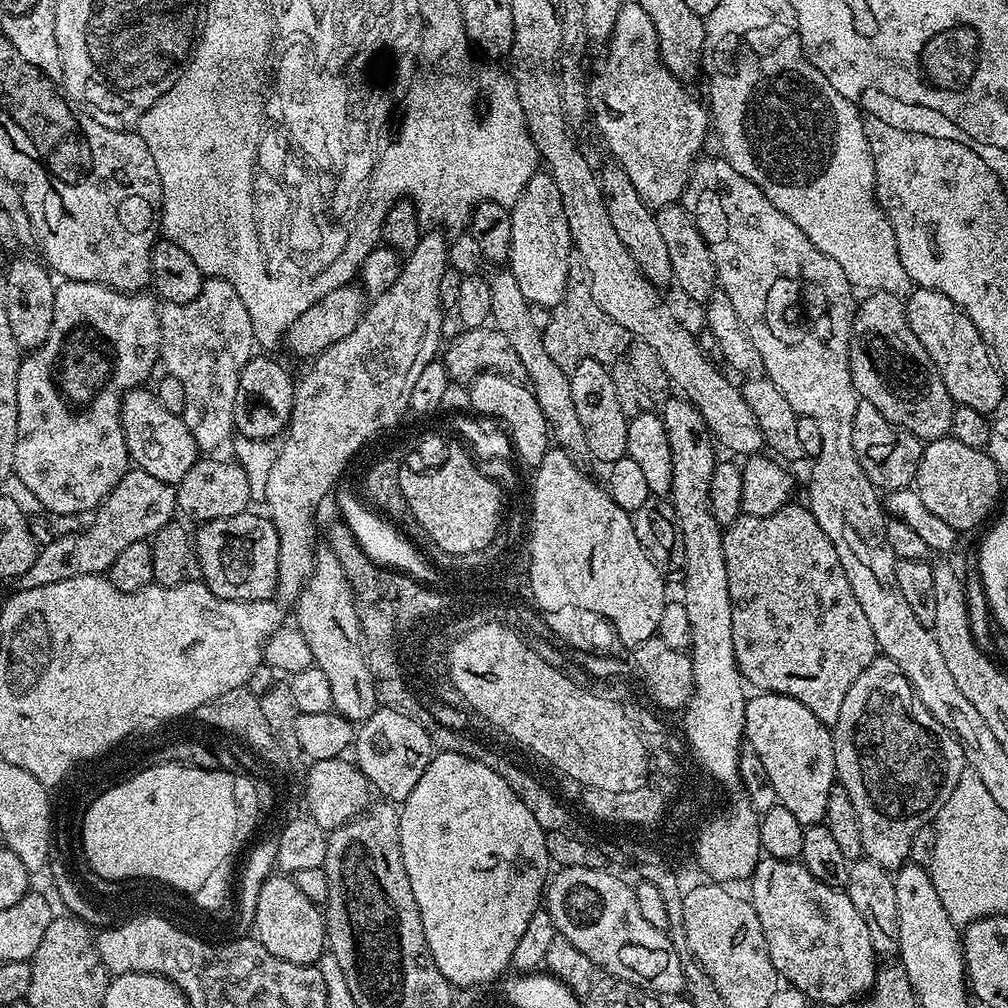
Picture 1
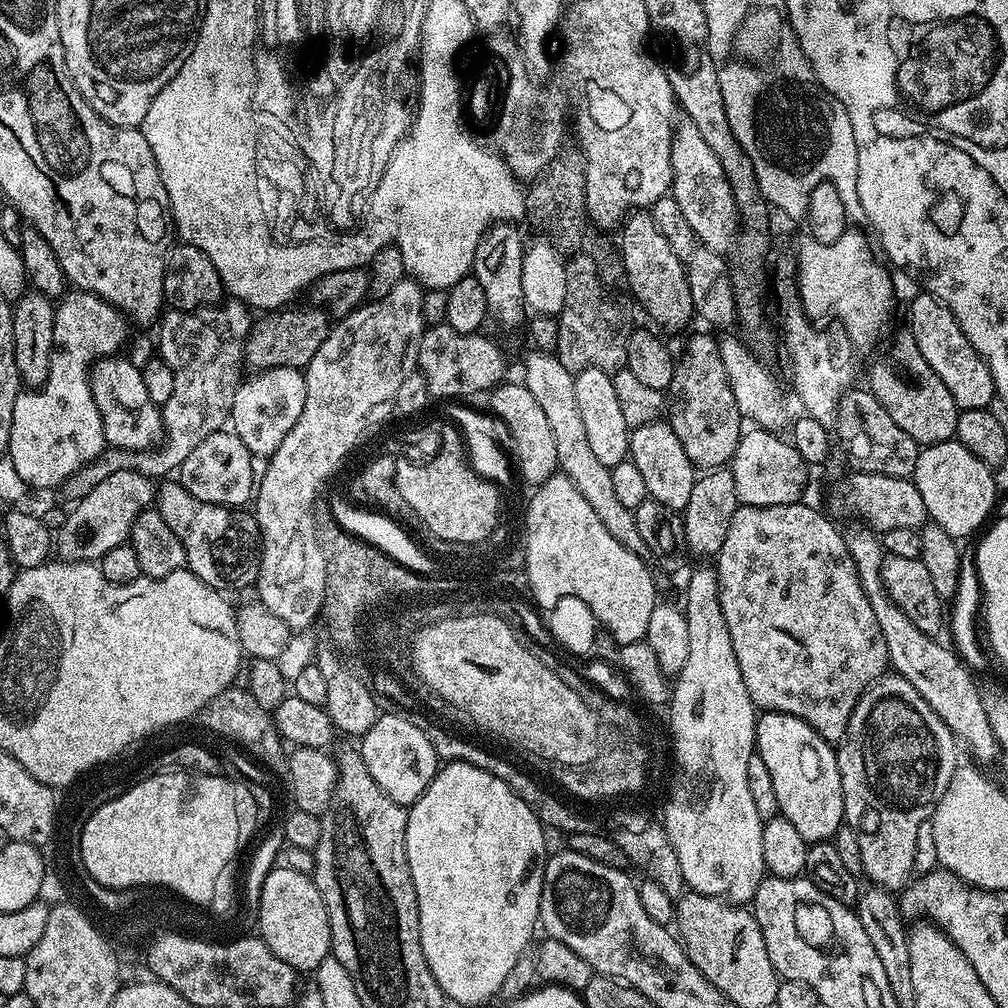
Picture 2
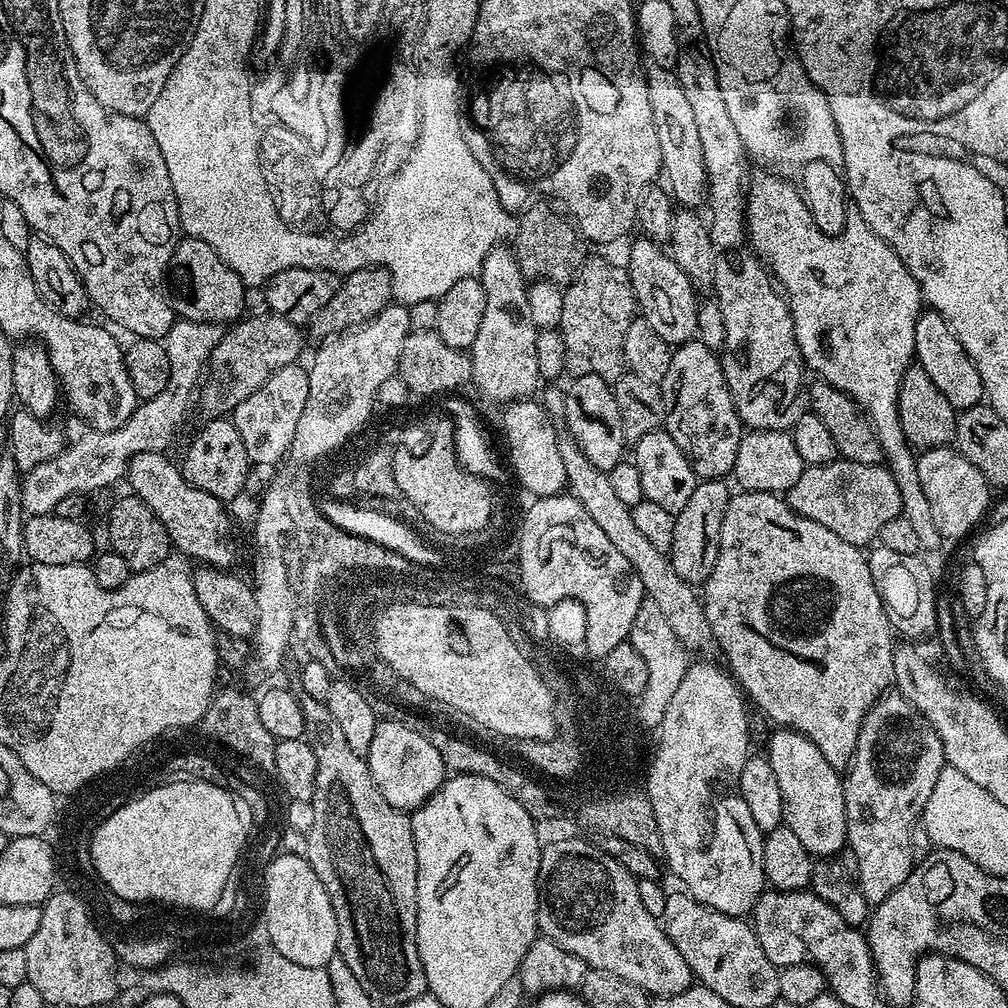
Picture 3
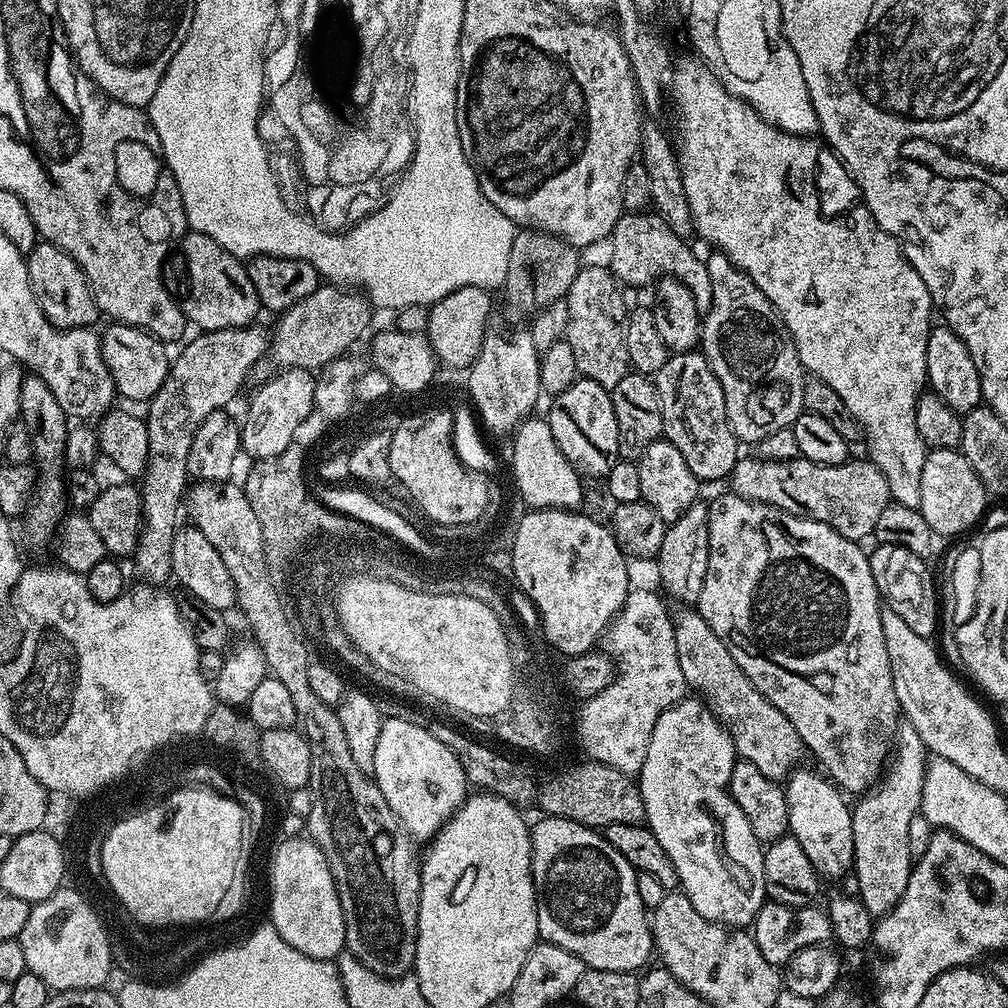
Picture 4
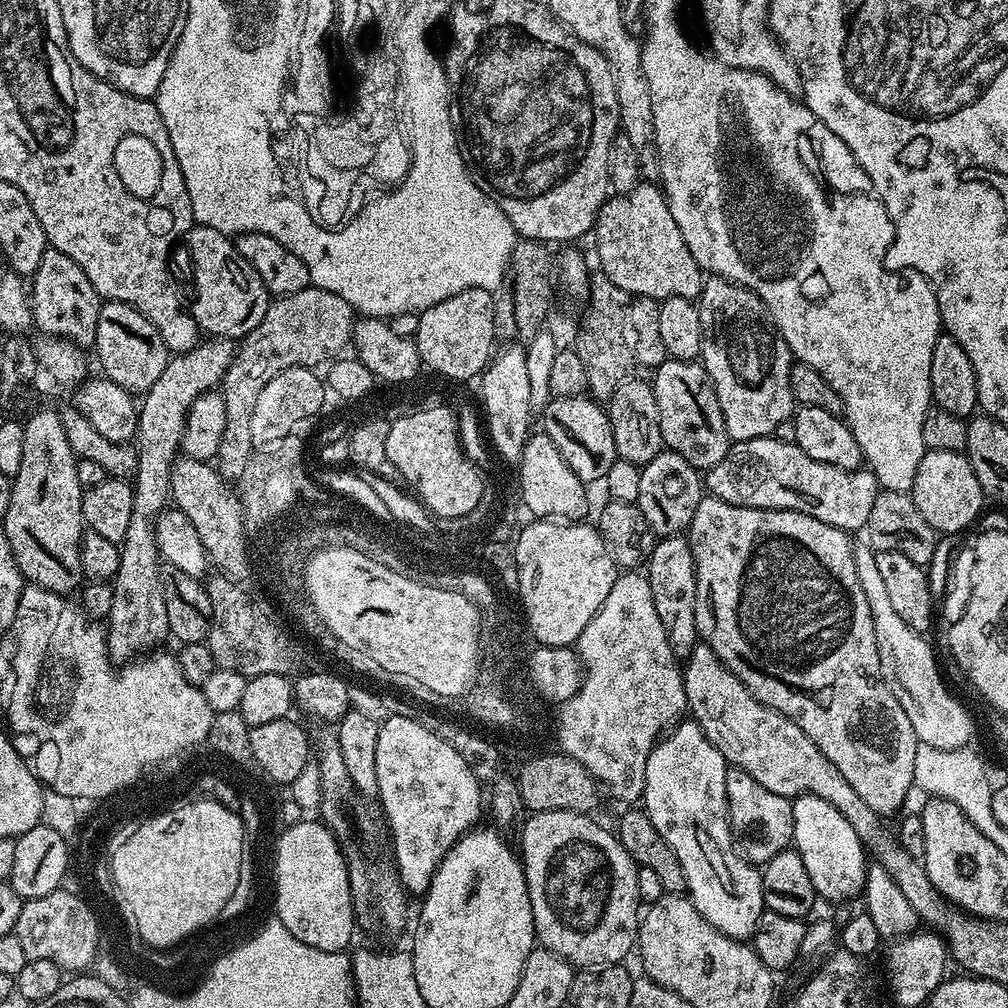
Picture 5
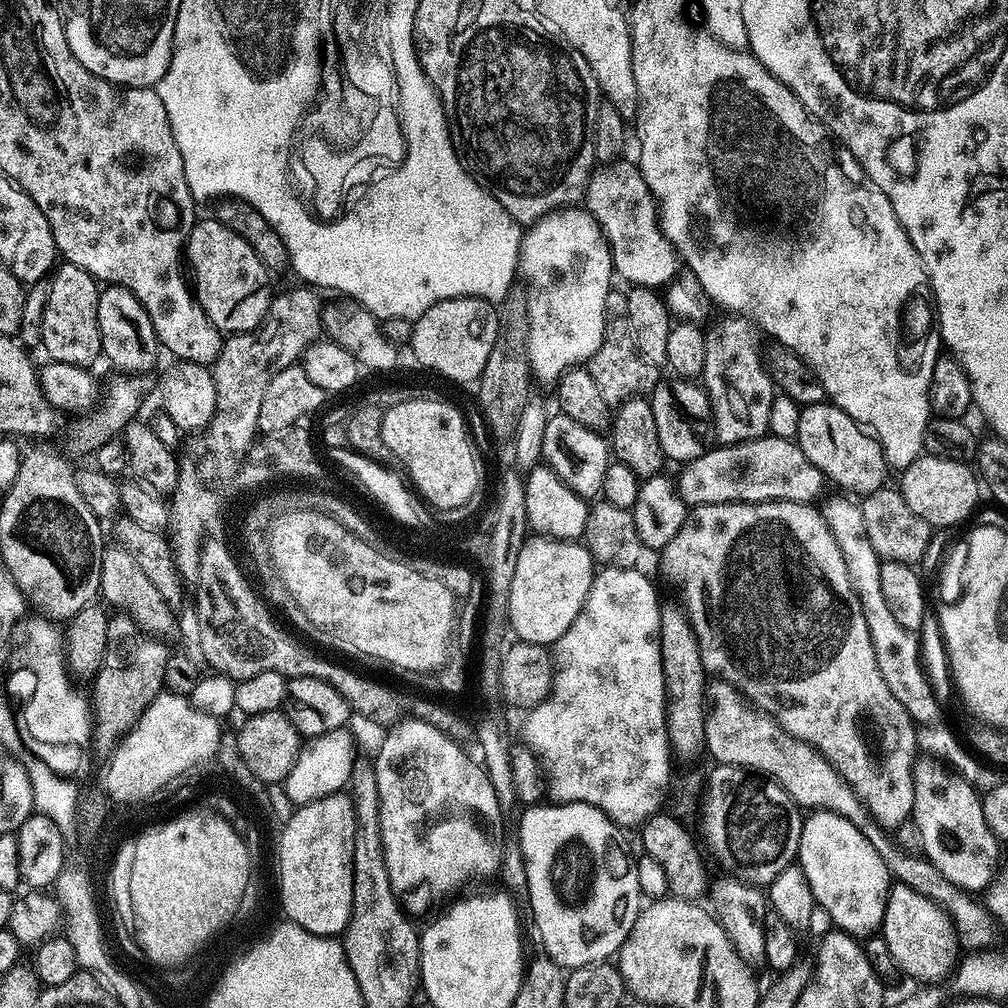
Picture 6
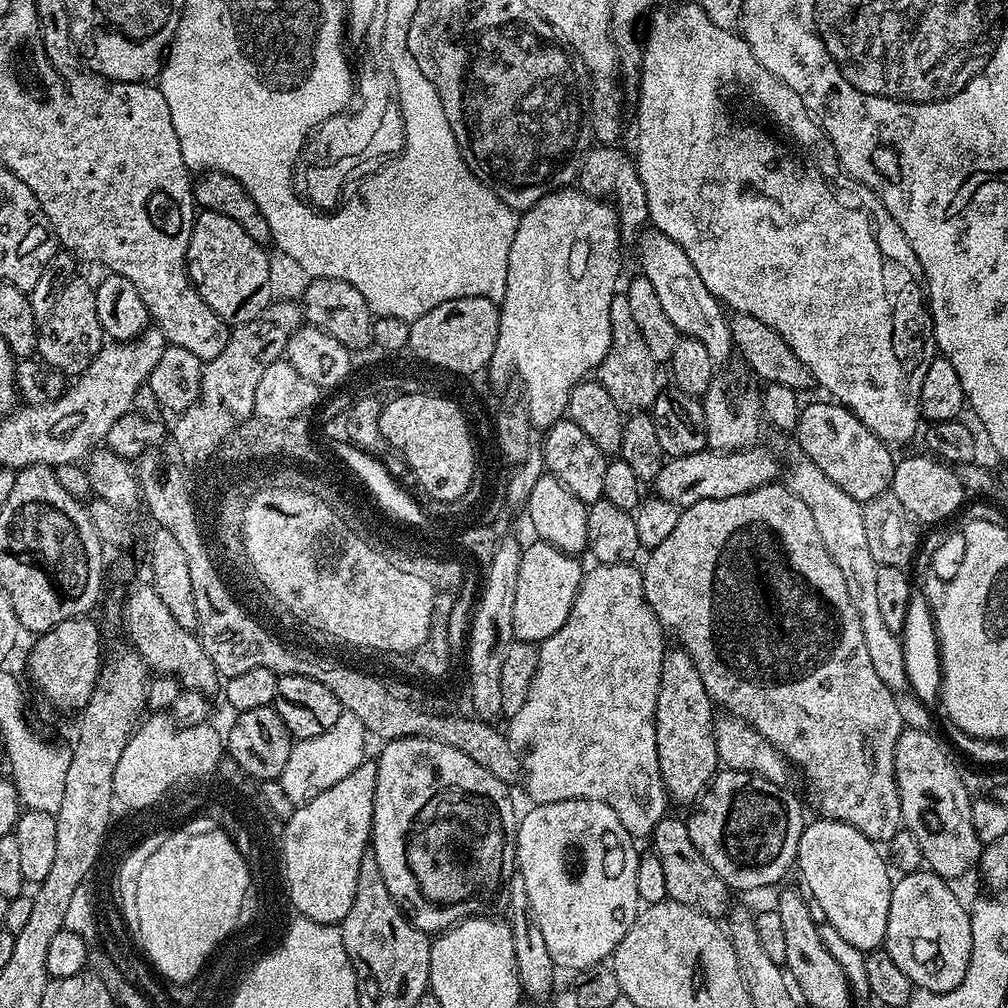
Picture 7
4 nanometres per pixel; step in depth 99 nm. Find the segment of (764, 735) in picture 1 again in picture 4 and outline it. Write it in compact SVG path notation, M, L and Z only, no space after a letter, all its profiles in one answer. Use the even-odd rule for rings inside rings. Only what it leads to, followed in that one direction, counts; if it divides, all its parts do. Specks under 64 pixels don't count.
M797 770L788 777L784 797L788 807L788 832L806 850L806 858L821 877L849 875L854 858L852 810L845 793L827 775Z

